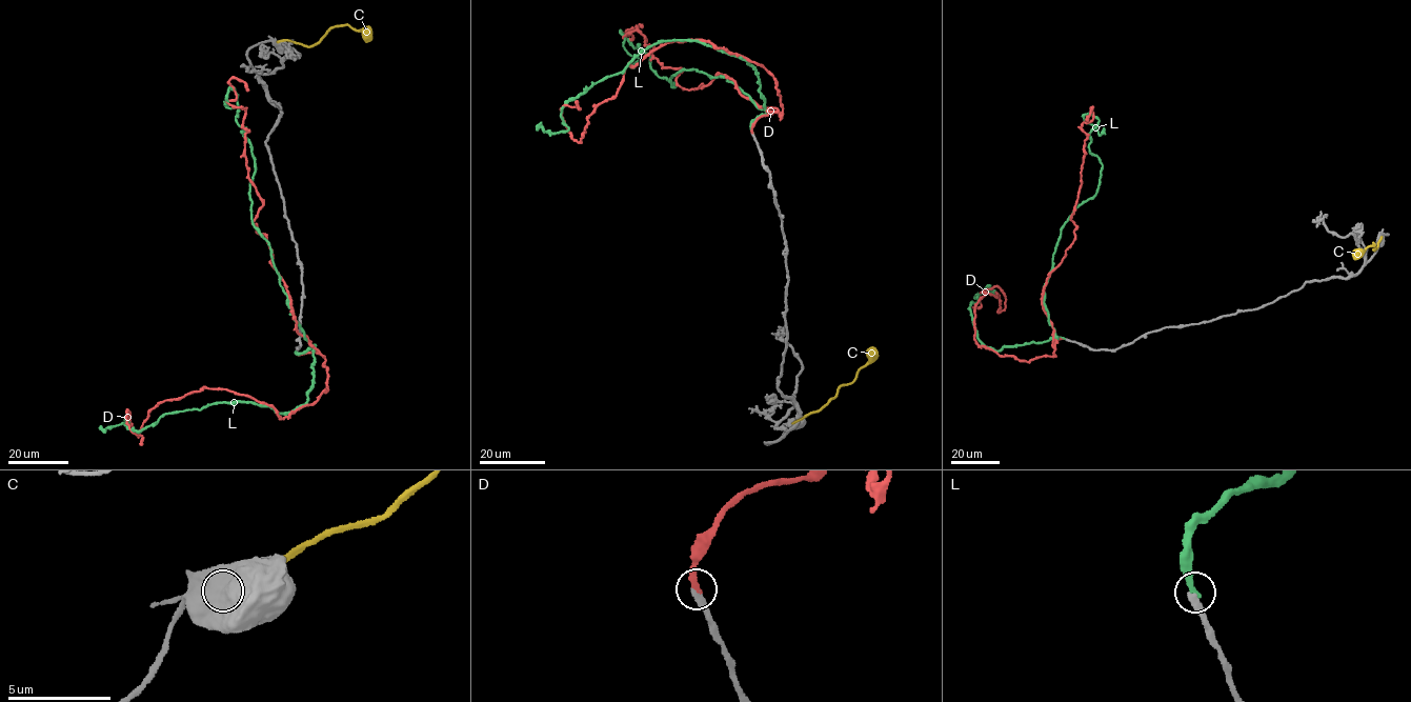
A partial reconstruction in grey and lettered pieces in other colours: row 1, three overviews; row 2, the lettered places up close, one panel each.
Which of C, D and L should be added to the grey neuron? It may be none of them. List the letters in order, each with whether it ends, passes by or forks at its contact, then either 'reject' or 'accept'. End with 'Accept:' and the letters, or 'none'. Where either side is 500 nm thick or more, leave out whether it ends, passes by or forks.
C: reject
D: it ends | accept
L: it ends | reject
Accept: D

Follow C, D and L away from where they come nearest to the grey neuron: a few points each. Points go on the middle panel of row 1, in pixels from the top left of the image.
C: (793, 422), (819, 410), (840, 386), (851, 383), (875, 350)
D: (751, 133), (782, 115), (775, 79), (709, 41), (663, 44), (628, 65), (578, 142), (561, 107), (576, 100)
L: (752, 132), (766, 112), (725, 77), (693, 67), (670, 85), (620, 32), (639, 59), (627, 65)

